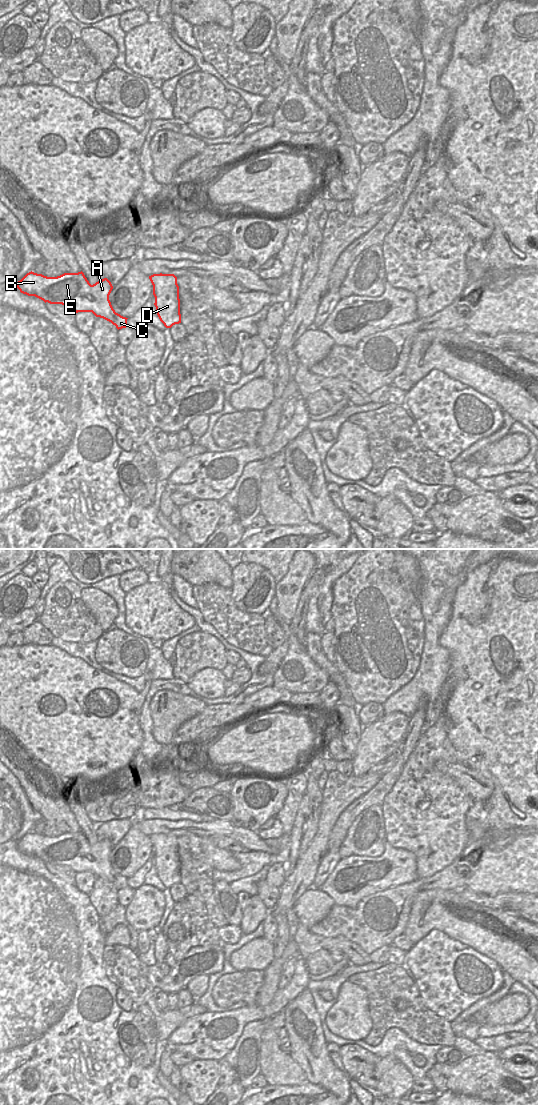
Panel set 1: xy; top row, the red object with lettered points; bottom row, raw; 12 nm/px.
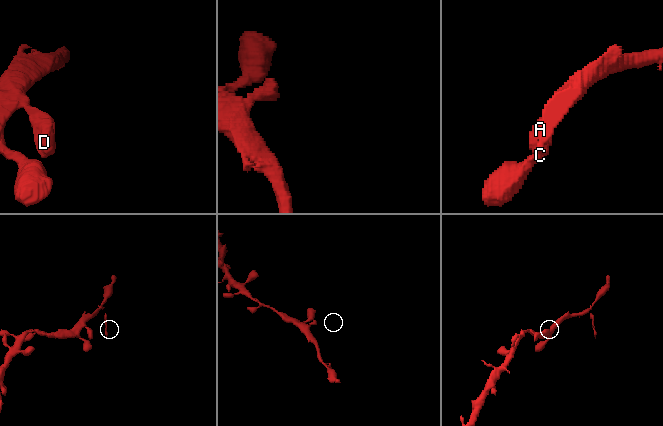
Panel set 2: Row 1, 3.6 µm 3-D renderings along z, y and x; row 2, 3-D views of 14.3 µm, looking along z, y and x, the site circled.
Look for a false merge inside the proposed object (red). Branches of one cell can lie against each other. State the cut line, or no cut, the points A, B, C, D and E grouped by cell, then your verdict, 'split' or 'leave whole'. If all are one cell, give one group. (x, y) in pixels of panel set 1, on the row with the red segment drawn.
no cut | A B C D E | leave whole

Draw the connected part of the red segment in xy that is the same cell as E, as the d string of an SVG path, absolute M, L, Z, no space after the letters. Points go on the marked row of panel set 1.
M31 271L17 282L17 288L45 303L68 305L76 313L92 312L96 317L111 322L118 330L128 326L128 318L116 313L111 305L109 295L113 286L107 278L91 285L82 271L57 277Z

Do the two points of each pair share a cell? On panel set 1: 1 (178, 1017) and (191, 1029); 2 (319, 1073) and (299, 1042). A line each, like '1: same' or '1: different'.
1: different
2: same

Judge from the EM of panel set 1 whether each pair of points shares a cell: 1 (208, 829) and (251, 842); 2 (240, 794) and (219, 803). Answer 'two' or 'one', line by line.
1: one
2: two

